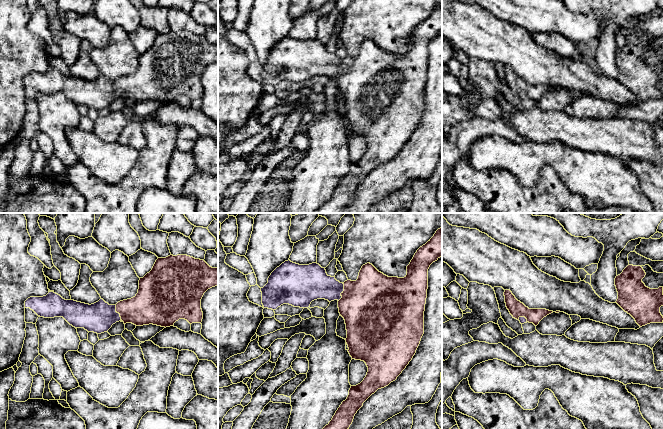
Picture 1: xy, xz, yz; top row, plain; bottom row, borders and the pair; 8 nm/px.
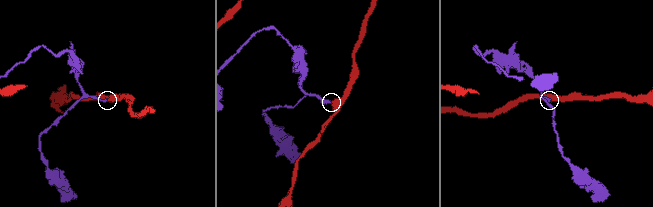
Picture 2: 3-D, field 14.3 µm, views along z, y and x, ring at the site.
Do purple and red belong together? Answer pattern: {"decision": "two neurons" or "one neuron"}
{"decision": "one neuron"}

